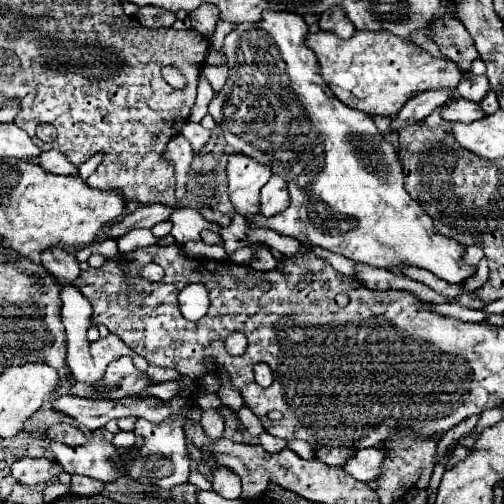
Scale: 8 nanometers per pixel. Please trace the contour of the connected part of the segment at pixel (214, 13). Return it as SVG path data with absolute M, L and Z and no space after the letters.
M201 4L193 12L189 12L189 18L195 32L199 32L205 38L211 38L211 34L215 32L215 24L219 20L219 10L213 4Z

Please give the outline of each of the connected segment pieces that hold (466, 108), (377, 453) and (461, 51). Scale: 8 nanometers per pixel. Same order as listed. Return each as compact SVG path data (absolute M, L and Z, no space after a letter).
M459 98L451 106L447 106L441 116L443 116L443 120L449 120L449 122L457 122L457 120L459 122L473 122L473 120L481 120L485 116L485 112L481 110L481 106L477 102L469 102L469 100Z
M361 448L361 450L355 450L353 456L347 458L341 468L345 470L345 474L349 474L357 480L369 482L369 480L377 478L379 468L381 468L381 458L383 458L383 450Z
M445 16L441 20L435 20L435 38L433 42L439 46L439 50L457 62L461 72L469 72L469 62L477 58L477 50L473 46L473 40L469 38L469 32L457 18Z

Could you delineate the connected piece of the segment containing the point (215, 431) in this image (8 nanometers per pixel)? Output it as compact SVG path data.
M203 412L201 424L209 438L221 438L223 434L223 414L221 412Z

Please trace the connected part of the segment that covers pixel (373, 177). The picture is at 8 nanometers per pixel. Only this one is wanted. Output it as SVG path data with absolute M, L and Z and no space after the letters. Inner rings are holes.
M265 10L261 22L237 24L223 42L223 52L229 60L229 78L223 90L213 96L209 112L221 128L225 142L233 150L255 158L257 162L269 162L273 174L279 174L287 182L291 196L291 206L281 214L271 218L257 214L257 218L251 218L249 222L271 228L285 236L293 236L301 244L323 246L353 262L365 262L375 268L389 270L407 264L425 268L451 284L467 280L471 274L475 274L475 268L469 268L461 262L465 248L457 240L445 238L433 230L431 216L425 214L423 208L403 188L403 170L397 160L397 150L383 140L383 134L373 124L371 116L345 106L333 96L331 88L319 74L321 66L315 52L305 46L305 38L307 24L301 16ZM239 120L241 134L257 136L257 142L261 142L261 156L259 150L253 150L253 140L243 140L239 134ZM279 136L287 136L291 140L279 142ZM275 166L287 166L289 172L277 172Z

